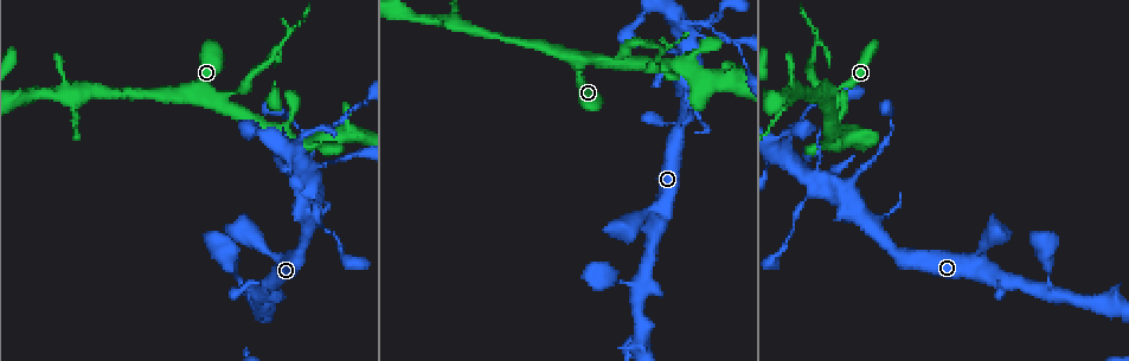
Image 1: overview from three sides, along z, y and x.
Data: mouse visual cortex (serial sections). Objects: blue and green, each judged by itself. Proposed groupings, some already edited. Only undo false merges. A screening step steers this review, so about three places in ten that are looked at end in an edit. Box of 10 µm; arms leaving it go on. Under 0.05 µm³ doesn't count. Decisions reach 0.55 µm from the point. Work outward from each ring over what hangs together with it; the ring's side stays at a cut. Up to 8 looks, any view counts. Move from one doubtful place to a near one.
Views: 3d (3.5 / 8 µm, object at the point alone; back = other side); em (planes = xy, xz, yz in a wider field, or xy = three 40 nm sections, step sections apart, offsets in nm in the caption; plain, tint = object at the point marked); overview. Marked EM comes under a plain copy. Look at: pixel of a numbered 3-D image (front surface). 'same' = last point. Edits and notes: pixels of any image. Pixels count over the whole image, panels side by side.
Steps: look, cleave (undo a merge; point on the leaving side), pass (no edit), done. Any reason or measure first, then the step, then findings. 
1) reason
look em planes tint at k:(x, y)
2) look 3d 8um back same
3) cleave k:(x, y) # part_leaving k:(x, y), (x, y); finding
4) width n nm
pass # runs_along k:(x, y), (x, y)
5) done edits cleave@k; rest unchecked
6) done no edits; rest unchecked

small branch off a trunk
look 3d 8um at 1:(262, 293)

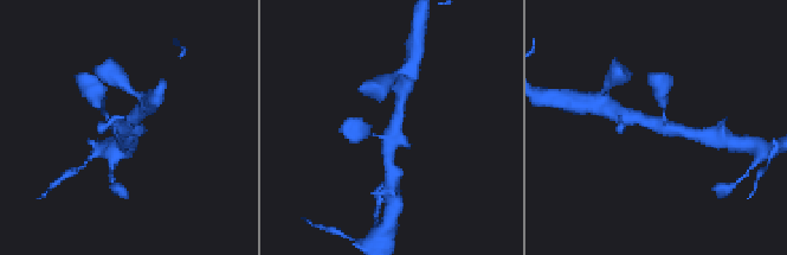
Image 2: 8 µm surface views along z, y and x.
arms 3; arm_widths 150, 300, 350 nm
look em xy step 1 tint same

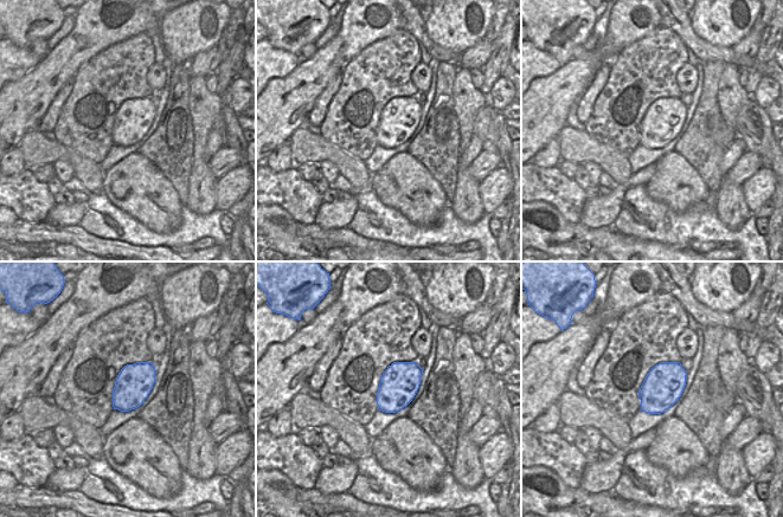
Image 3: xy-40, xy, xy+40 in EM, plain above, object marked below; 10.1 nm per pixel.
pass # runs_along 2:(637, 118), (698, 134); all the same cell

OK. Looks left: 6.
looks like a crossing
look 3d 8um back at 1:(688, 47)

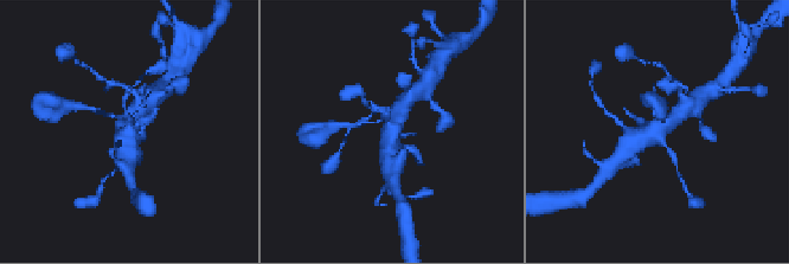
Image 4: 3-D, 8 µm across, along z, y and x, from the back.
look 3d 3.5um same

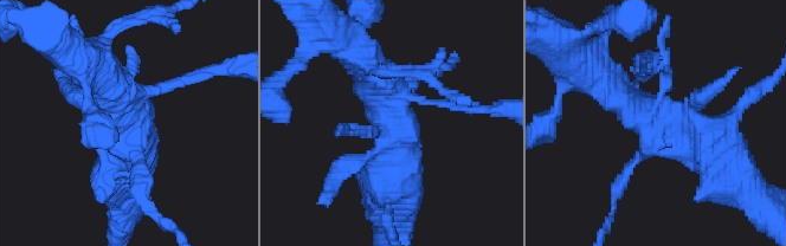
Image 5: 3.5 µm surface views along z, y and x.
now the EM
look em xy step 1 tint at 5:(653, 143)

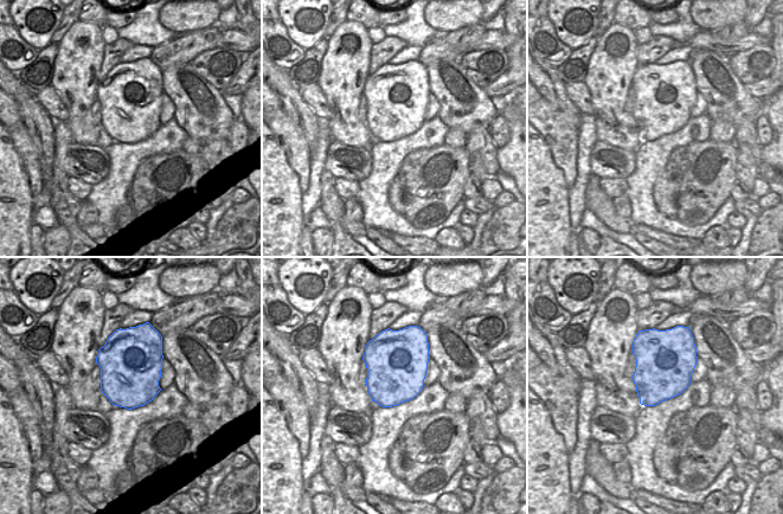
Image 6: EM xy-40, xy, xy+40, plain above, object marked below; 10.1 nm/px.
pass # runs_along 5:(732, 163), (607, 83); all the same cell

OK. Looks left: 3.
a narrow waist
look 3d 3.5um at 1:(643, 14)

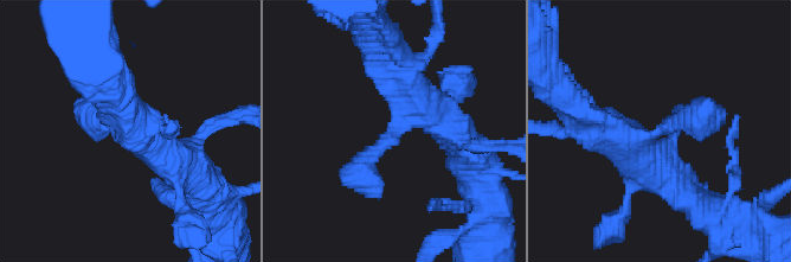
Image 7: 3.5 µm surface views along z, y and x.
arms 3; arm_widths 350, 400, 500 nm
look em xy step 2 tint at 7:(390, 134)

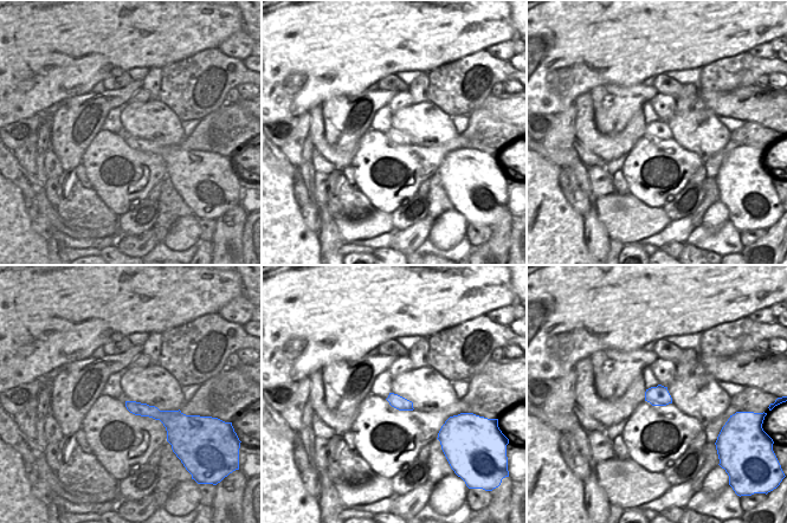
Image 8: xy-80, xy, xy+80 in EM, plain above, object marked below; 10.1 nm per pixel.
pass # runs_along 7:(441, 117), (402, 112), (365, 163), (379, 193); continuous, no second cell

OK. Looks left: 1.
done no edits; rest unchecked

